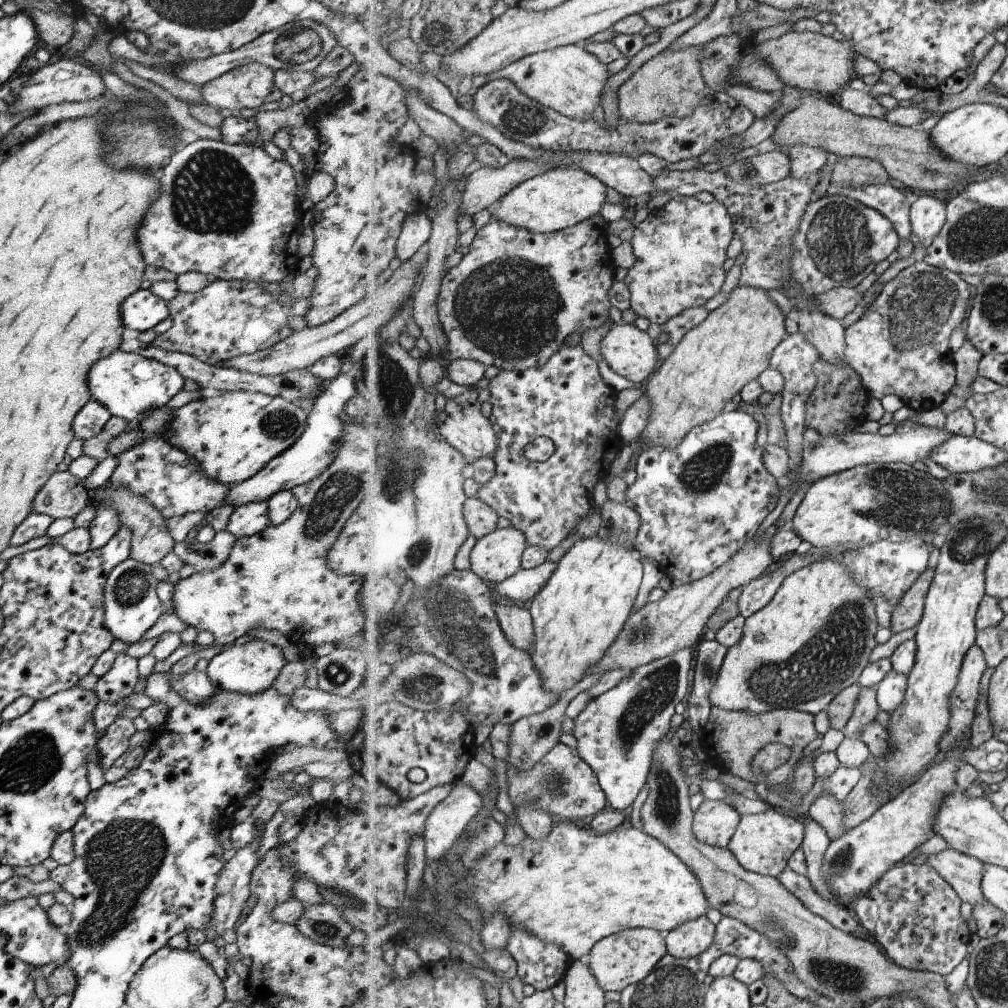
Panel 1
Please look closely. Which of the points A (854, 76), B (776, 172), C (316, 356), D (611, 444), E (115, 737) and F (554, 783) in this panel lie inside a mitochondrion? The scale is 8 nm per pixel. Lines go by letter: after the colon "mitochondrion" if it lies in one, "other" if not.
A: other
B: other
C: other
D: other
E: other
F: mitochondrion

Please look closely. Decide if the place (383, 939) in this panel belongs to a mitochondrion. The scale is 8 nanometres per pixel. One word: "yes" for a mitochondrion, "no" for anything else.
no

